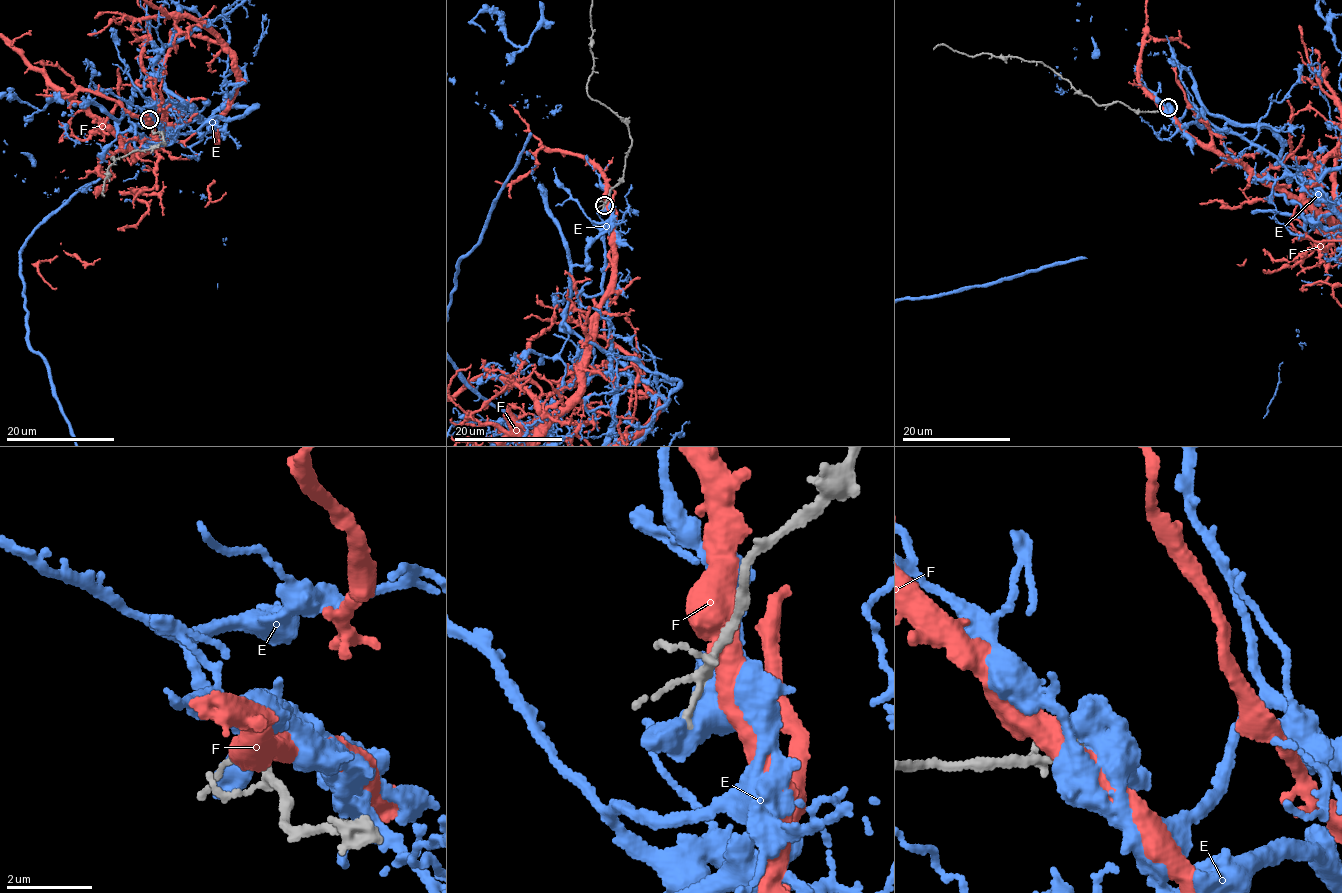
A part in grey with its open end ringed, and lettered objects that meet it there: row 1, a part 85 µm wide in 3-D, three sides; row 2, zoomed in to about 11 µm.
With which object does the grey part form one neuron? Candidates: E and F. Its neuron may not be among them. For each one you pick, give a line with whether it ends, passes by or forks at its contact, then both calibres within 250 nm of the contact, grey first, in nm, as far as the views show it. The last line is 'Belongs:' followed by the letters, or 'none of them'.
Belongs: none of them

